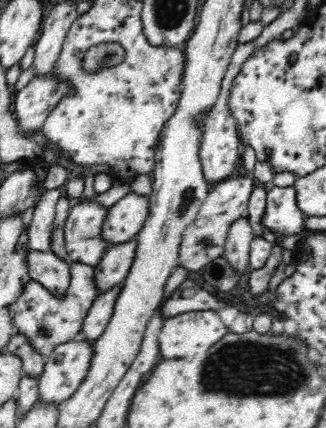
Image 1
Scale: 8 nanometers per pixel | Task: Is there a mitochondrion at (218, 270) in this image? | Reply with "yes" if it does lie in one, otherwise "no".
yes

